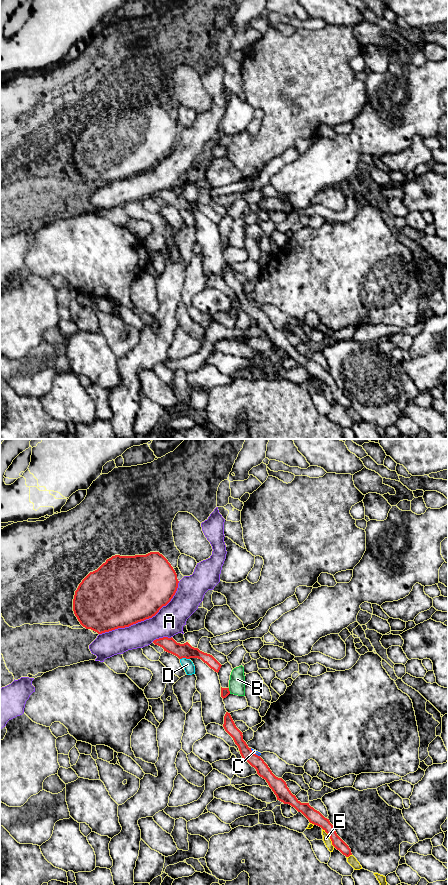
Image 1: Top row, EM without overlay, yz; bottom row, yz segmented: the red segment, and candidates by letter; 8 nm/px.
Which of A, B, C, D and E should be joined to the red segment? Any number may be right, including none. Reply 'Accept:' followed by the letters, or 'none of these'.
Accept: none of these

